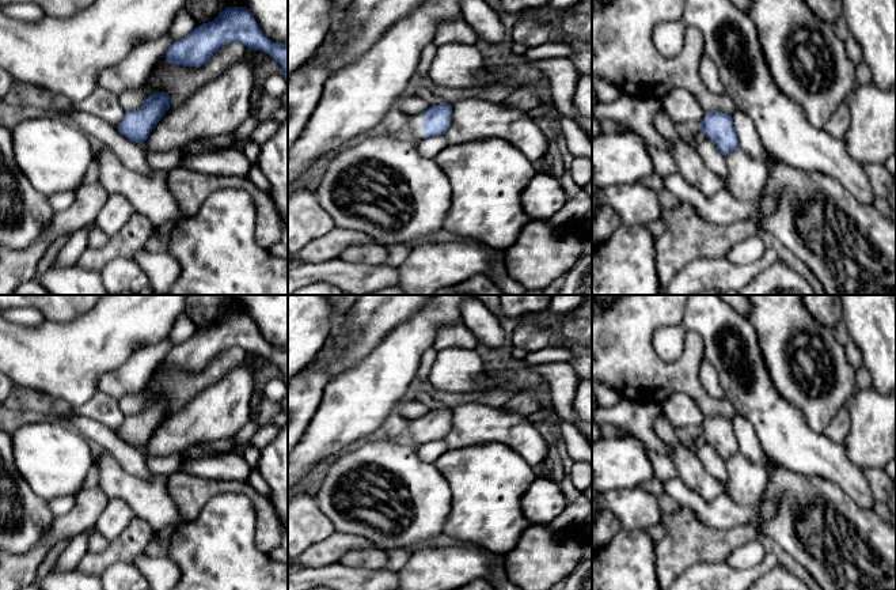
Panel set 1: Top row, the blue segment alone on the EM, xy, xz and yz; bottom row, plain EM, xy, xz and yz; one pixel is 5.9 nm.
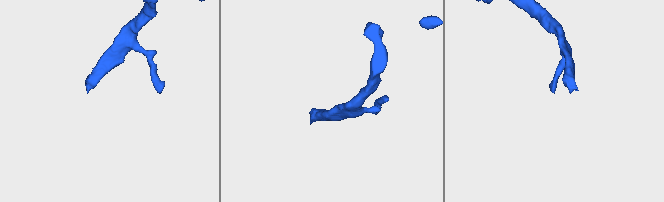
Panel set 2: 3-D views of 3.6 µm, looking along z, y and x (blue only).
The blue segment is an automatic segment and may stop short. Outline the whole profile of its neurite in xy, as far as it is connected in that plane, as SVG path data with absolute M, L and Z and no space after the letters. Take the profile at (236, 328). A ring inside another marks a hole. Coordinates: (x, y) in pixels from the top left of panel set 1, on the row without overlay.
M227 311L212 326L197 330L189 340L175 345L164 362L168 368L202 371L220 352L235 345L270 359L281 370L288 389L288 349L267 343L246 311Z

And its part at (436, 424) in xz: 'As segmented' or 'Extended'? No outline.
Extended

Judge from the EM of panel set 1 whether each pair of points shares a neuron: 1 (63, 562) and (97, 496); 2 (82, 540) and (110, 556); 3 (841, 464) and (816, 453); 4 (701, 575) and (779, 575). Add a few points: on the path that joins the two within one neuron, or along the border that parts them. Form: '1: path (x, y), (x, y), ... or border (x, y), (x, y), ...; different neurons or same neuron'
1: border (87, 530), (72, 539); different neurons
2: border (87, 551), (76, 567); different neurons
3: path (835, 464), (822, 457); same neuron
4: border (778, 563), (760, 575); different neurons

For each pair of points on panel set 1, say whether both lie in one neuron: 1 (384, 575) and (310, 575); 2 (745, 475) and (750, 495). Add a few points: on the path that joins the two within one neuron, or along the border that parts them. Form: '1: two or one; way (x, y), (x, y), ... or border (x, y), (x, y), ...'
1: one; way (365, 575), (329, 575)
2: one; way (745, 480), (748, 490)

